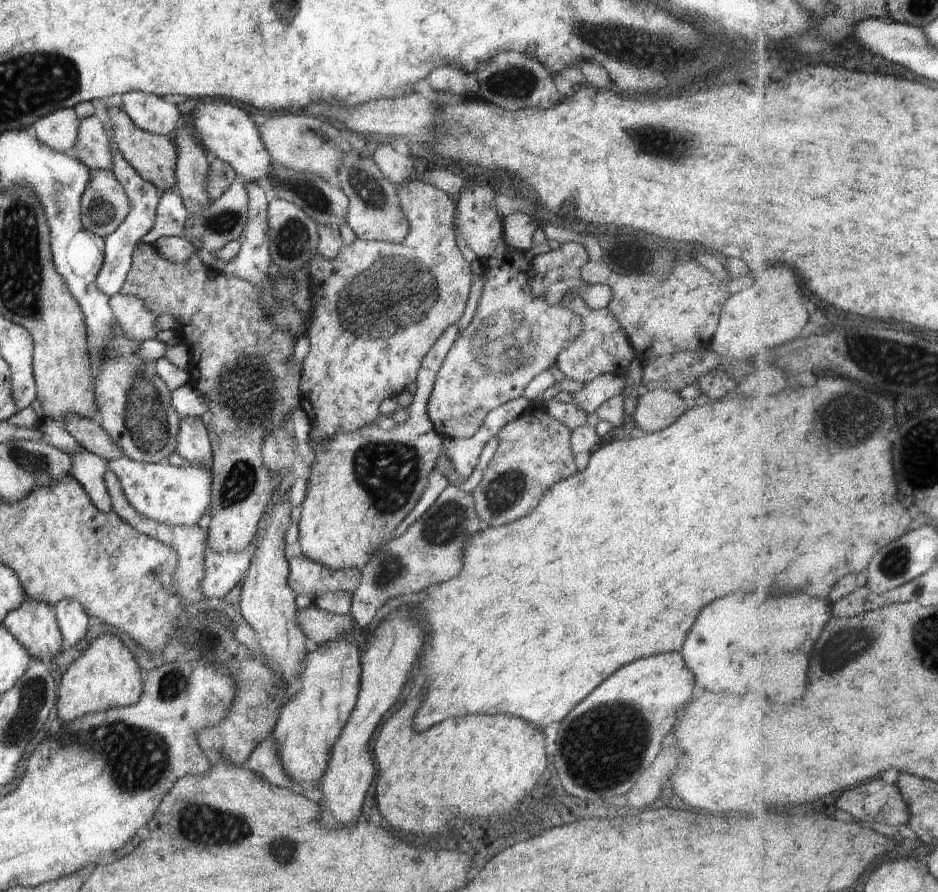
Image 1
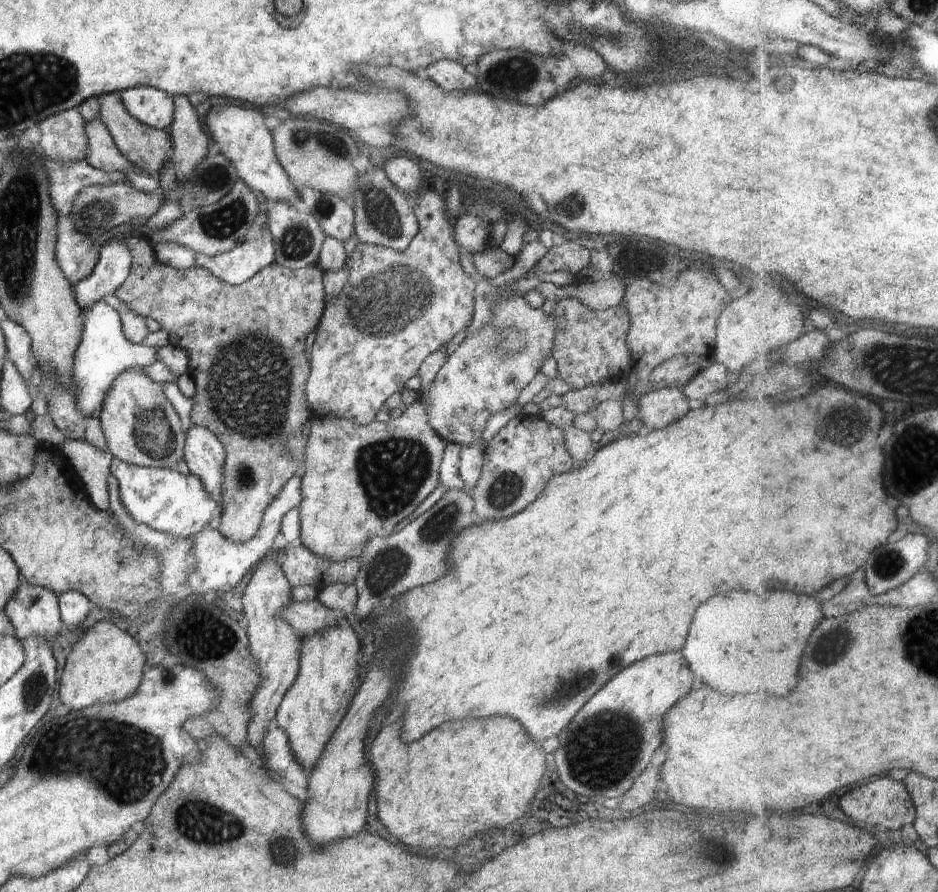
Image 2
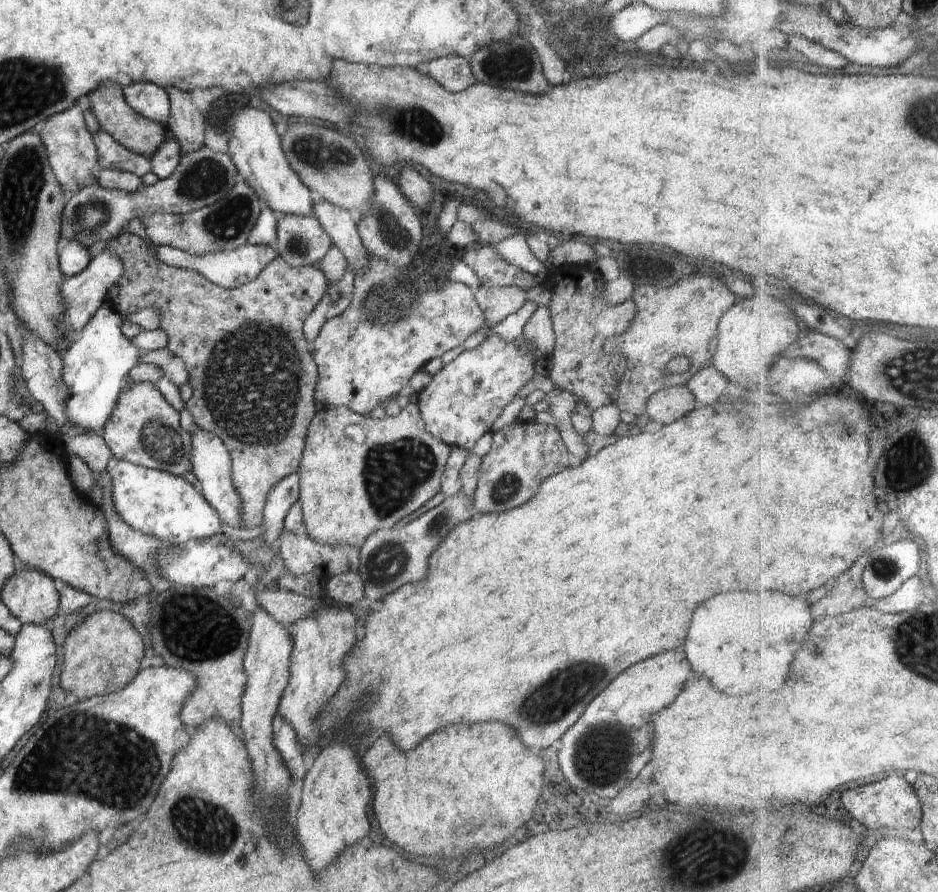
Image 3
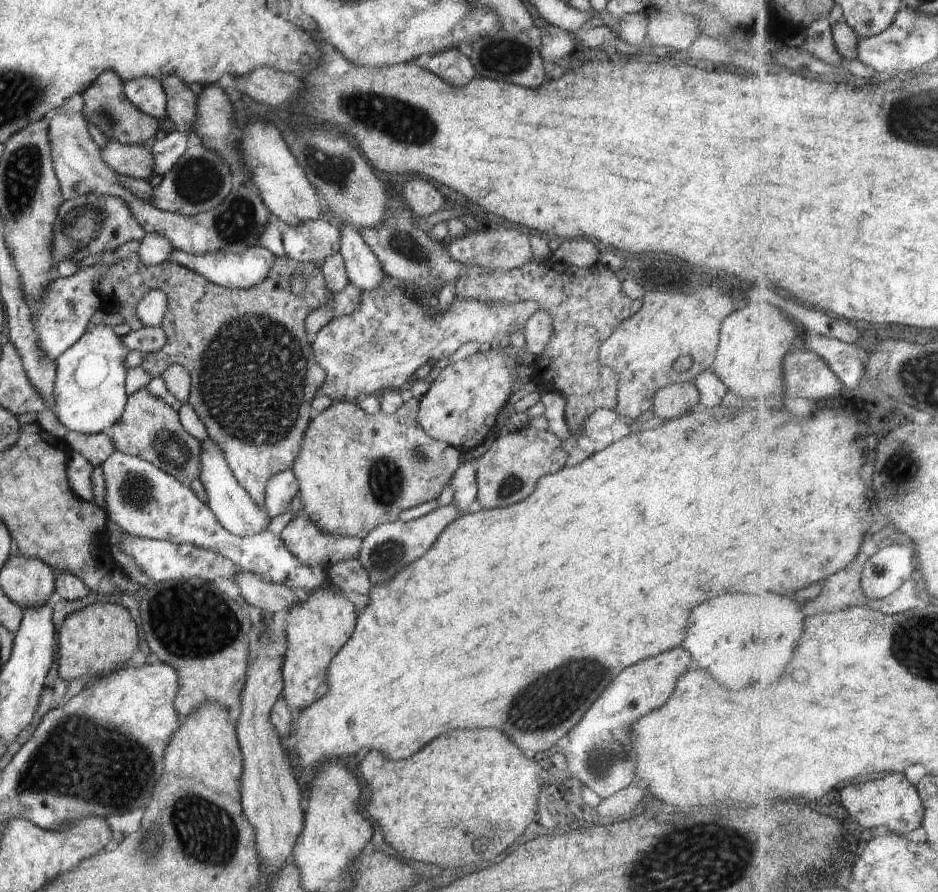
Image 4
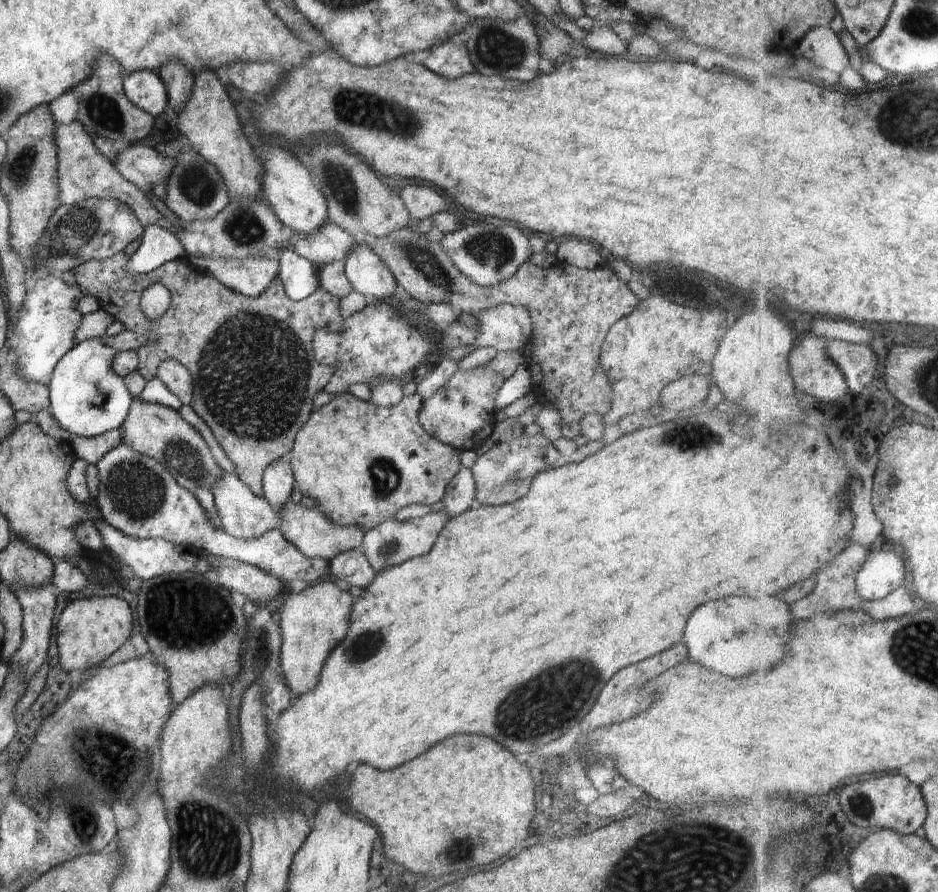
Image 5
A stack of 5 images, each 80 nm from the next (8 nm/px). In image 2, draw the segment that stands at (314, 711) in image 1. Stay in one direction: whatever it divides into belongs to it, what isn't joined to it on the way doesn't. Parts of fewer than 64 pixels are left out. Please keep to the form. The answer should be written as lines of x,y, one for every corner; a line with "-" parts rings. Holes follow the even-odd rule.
346,620
340,622
336,627
316,633
312,637
304,637
301,640
298,676
279,704
273,724
287,734
288,746
291,748
296,762
304,768
313,768
318,762
326,743
339,727
351,705
350,698
353,698
352,694
355,694
354,682
358,678
358,660
361,650
362,645

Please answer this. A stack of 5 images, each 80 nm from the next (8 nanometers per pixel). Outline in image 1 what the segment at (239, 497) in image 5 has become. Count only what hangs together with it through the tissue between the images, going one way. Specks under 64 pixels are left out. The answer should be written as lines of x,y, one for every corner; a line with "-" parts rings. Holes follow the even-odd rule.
182,417
177,432
175,452
183,461
198,463
211,470
213,465
213,450
201,418

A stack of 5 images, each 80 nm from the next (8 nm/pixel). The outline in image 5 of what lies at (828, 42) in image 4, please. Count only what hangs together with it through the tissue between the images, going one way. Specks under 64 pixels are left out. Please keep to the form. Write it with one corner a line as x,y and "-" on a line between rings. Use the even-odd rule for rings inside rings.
814,27
798,42
798,54
814,61
818,66
828,68
839,75
851,66
848,47
841,36
831,27

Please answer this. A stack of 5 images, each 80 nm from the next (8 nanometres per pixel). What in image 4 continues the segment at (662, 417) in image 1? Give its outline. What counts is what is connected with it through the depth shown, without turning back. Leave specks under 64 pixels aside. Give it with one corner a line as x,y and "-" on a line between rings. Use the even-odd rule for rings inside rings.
674,383
653,396
652,410
665,421
677,419
689,413
700,400
698,389
690,383

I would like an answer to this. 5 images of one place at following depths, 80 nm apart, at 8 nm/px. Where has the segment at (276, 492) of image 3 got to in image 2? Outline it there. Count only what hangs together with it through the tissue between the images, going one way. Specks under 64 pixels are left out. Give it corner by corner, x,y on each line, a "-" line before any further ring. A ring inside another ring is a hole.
293,476
282,487
277,497
270,503
263,516
262,524
253,536
244,544
233,543
226,540
216,529
206,528
193,538
193,553
195,554
195,571
188,575
187,588
196,595
216,590
217,594
230,594
236,585
248,574
248,570
272,548
274,538
281,530
281,520
288,510
299,507
302,502
301,479

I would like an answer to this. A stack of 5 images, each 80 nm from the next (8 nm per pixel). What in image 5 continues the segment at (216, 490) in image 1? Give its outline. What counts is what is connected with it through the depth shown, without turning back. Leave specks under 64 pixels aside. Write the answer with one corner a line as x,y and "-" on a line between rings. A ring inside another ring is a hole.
134,239
124,250
102,260
89,260
74,267
75,282
82,292
97,298
99,308
120,321
128,331
157,334
157,342
137,350
137,370
147,380
156,378
158,366
166,358
178,360
190,371
193,380
192,408
208,425
226,456
234,463
235,474
259,497
263,496
263,472
274,461
287,459
293,449
298,431
313,413
313,398
322,391
332,378
333,369
316,362
313,351
313,334
316,329
339,331
342,328
339,298
320,286
301,301
286,296
283,282
276,277
264,292
247,297
230,290
215,278
194,268
187,258
167,262
148,274
133,275
128,261
138,250
141,239
-
153,284
163,284
171,294
168,310
152,322
140,310
144,290

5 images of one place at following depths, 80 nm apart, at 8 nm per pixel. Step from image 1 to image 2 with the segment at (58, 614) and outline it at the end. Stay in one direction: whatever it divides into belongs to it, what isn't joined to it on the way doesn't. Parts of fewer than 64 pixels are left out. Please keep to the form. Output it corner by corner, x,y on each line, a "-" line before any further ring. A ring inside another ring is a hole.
66,591
57,596
59,602
59,615
63,622
63,630
76,630
84,619
88,618
92,610
92,603
86,595
76,591

